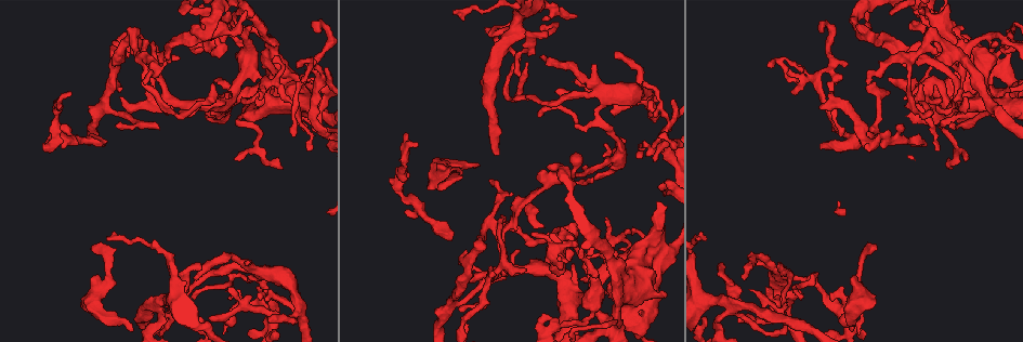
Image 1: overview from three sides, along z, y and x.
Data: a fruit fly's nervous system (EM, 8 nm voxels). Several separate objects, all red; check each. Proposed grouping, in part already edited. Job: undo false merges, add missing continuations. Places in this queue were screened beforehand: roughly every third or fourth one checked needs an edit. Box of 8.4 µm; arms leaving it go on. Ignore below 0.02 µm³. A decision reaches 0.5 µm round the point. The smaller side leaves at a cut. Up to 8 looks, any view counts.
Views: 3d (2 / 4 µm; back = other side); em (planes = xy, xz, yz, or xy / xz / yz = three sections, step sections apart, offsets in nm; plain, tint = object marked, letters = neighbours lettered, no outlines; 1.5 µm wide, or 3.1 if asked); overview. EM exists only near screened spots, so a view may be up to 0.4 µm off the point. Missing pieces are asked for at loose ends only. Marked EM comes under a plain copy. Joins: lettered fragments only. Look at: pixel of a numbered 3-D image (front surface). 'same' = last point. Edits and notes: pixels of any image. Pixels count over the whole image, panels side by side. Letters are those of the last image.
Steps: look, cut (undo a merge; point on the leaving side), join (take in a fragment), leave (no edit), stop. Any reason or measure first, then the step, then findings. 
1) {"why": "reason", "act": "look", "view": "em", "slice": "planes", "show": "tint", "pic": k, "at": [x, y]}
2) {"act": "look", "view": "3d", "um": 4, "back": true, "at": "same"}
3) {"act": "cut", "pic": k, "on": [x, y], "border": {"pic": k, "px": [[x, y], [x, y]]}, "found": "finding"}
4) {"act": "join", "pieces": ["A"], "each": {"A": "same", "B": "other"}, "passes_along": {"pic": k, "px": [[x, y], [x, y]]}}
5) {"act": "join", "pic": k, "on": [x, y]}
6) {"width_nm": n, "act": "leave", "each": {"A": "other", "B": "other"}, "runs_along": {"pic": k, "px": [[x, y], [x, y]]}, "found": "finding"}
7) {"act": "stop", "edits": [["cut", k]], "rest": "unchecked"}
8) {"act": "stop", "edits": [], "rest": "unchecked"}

{"act": "look", "view": "3d", "um": 2, "pic": 1, "at": [438, 191]}

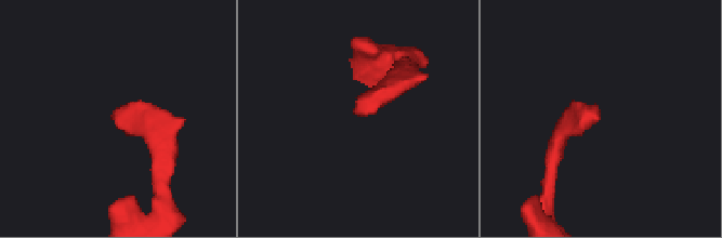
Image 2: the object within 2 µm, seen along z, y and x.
{"why": "shape alone is not enough", "act": "look", "view": "em", "slice": "planes", "show": "letters", "pic": 2, "at": [115, 119]}

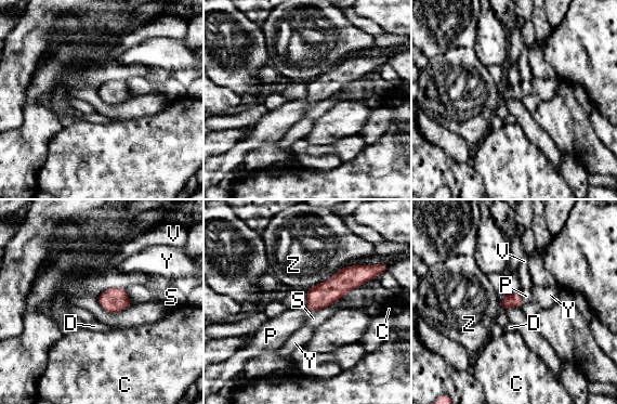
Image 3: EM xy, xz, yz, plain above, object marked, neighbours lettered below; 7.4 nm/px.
{"act": "join", "pieces": ["P"], "each": {"C": "other", "D": "other", "P": "same", "S": "other", "V": "other", "Y": "other", "Z": "other"}, "passes_along": {"pic": 3, "px": [[510, 300], [521, 299], [526, 296]]}, "found": "it goes on there"}

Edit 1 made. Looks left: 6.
{"why": "side arm on a straight run", "act": "look", "view": "em", "slice": "xy", "step": 4, "show": "letters", "pic": 1, "at": [107, 106]}

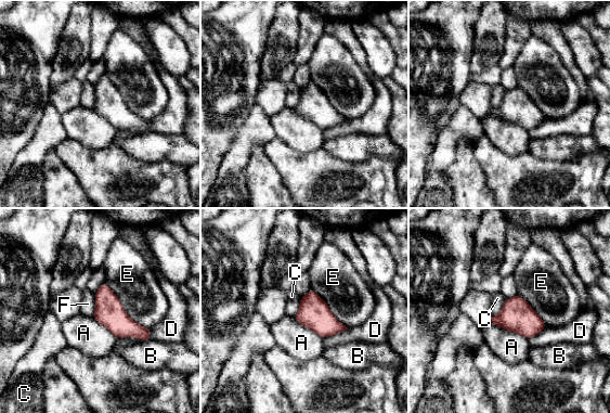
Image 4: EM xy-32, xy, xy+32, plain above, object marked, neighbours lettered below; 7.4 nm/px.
{"act": "leave", "each": {"A": "other", "B": "other", "C": "other", "D": "other", "E": "other", "F": "other"}, "border": {"pic": 4, "px": [[104, 281], [122, 309], [148, 328]]}, "found": "one neuron here"}

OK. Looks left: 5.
{"why": "tapers out", "act": "look", "view": "3d", "um": 4, "pic": 1, "at": [904, 98]}

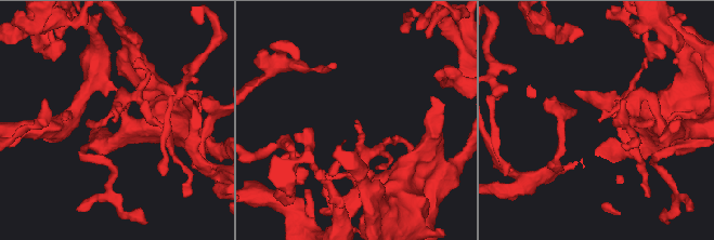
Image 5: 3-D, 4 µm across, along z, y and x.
{"act": "look", "view": "em", "slice": "planes", "show": "letters", "pic": 5, "at": [113, 119]}

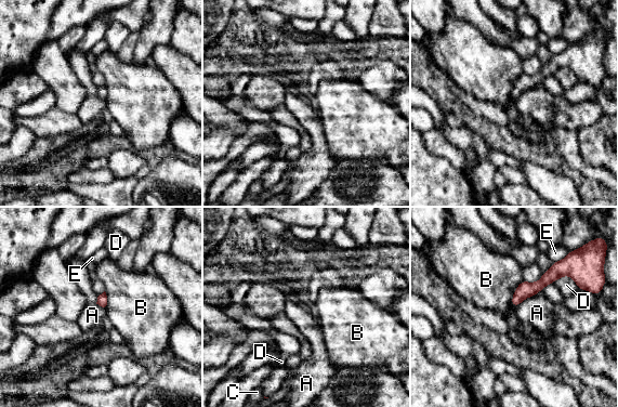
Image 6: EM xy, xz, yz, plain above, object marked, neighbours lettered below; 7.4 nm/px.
{"act": "leave", "each": {"A": "other", "B": "other", "C": "other", "D": "other", "E": "other"}, "runs_along": {"pic": 6, "px": [[568, 265], [527, 289], [514, 303]]}, "found": "no lettered fragment goes on from it"}

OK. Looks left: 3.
{"act": "stop", "edits": [["join", 3]], "rest": "unchecked"}

